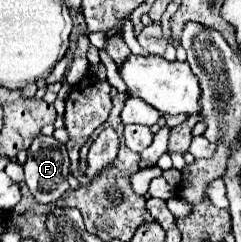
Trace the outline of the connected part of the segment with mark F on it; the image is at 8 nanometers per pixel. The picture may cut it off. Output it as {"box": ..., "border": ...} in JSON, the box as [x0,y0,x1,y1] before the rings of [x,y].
{"box":[24,135,68,203],"border":[[[38,135],[24,163],[24,181],[40,203],[54,203],[68,191],[68,151],[54,137]]]}

